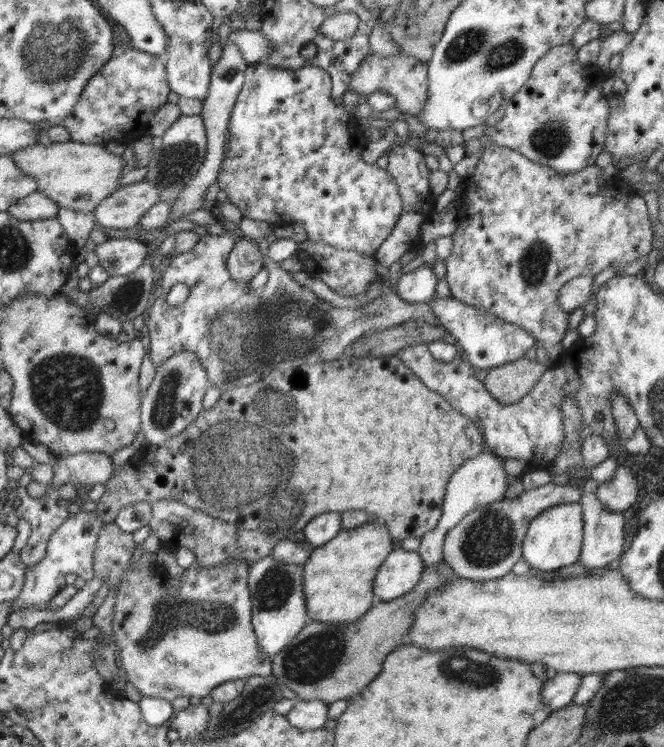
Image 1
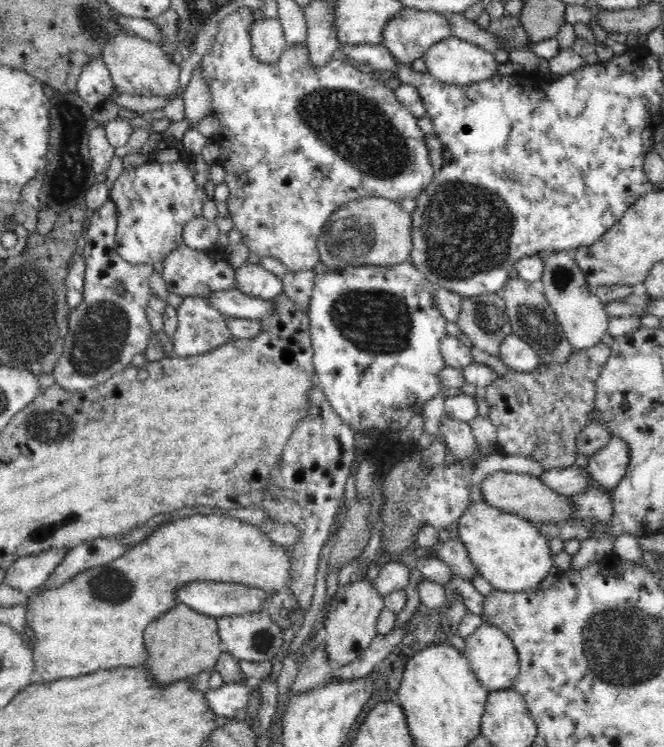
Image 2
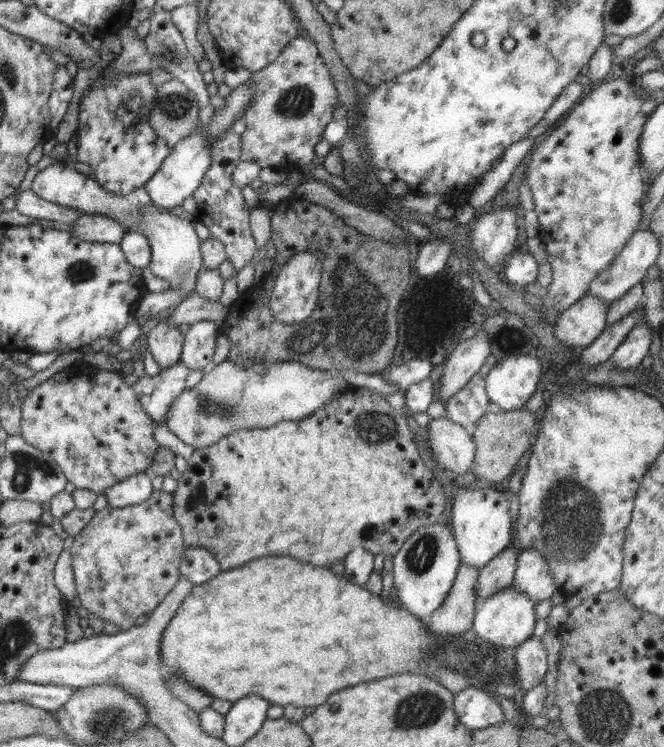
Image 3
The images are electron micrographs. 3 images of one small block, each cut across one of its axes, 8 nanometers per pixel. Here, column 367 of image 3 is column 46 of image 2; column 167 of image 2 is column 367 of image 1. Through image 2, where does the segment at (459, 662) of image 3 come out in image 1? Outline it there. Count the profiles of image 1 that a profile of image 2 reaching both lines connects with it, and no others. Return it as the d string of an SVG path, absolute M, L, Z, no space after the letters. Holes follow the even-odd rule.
M378 521L366 522L354 529L342 529L326 545L314 547L303 564L302 590L309 621L344 624L362 618L376 601L374 579L390 553L393 541L388 530Z

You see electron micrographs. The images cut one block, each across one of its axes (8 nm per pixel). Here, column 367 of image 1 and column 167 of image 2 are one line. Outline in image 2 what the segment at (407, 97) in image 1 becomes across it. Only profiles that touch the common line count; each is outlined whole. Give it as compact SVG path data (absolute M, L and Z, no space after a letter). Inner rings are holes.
M118 32L105 43L101 56L116 91L134 96L167 96L178 90L180 69L177 58L167 56L160 45L150 40L130 32Z

